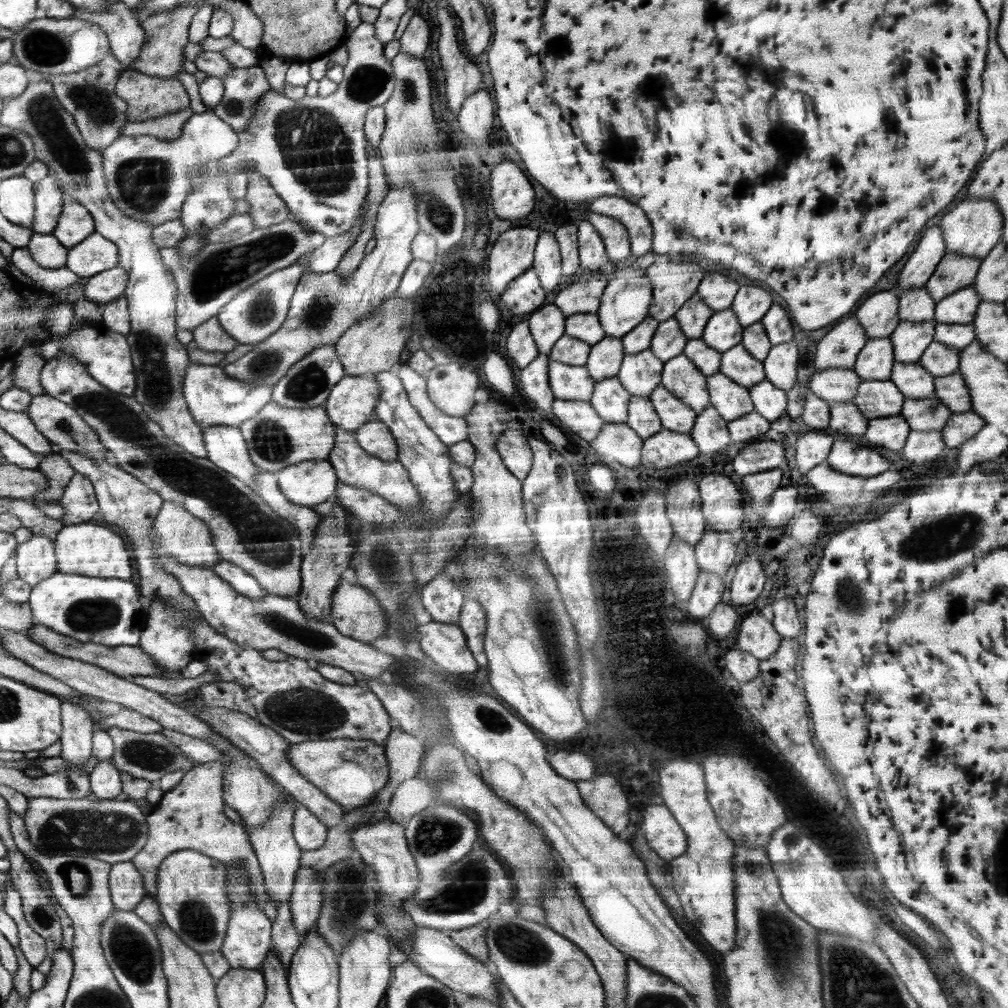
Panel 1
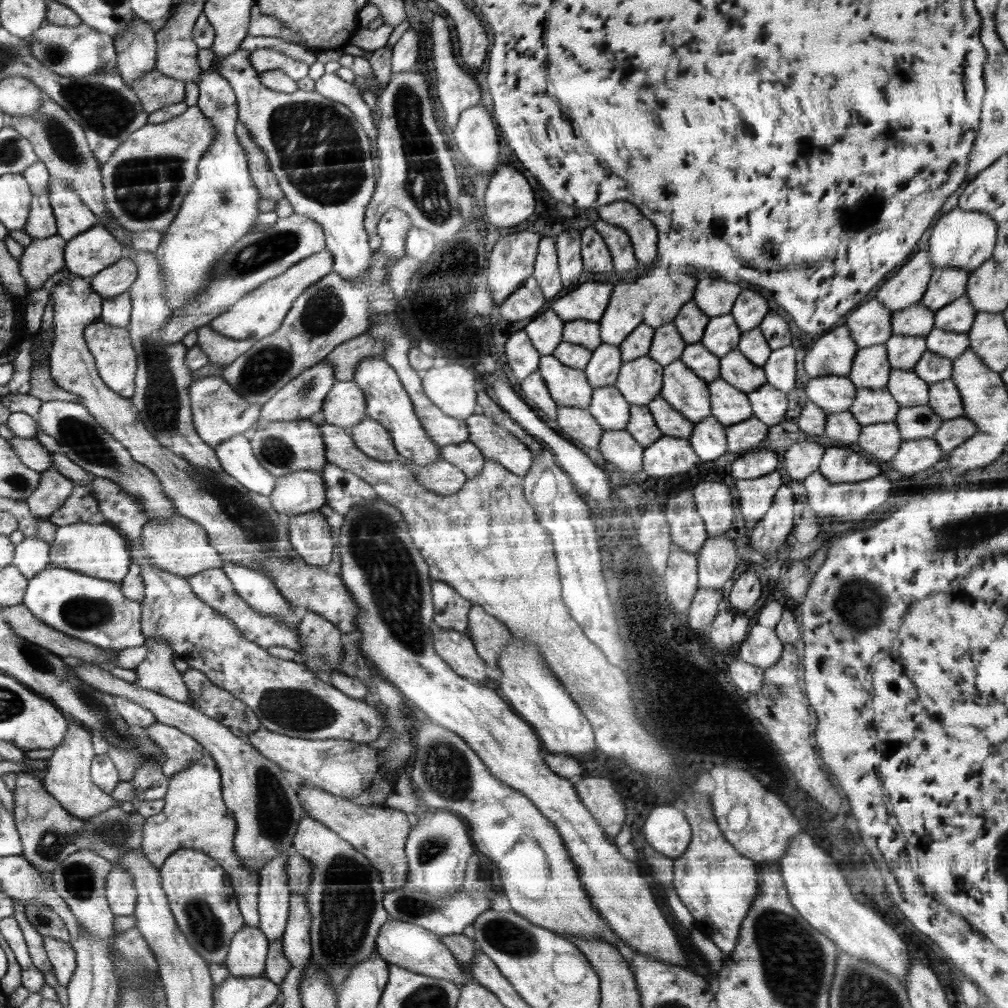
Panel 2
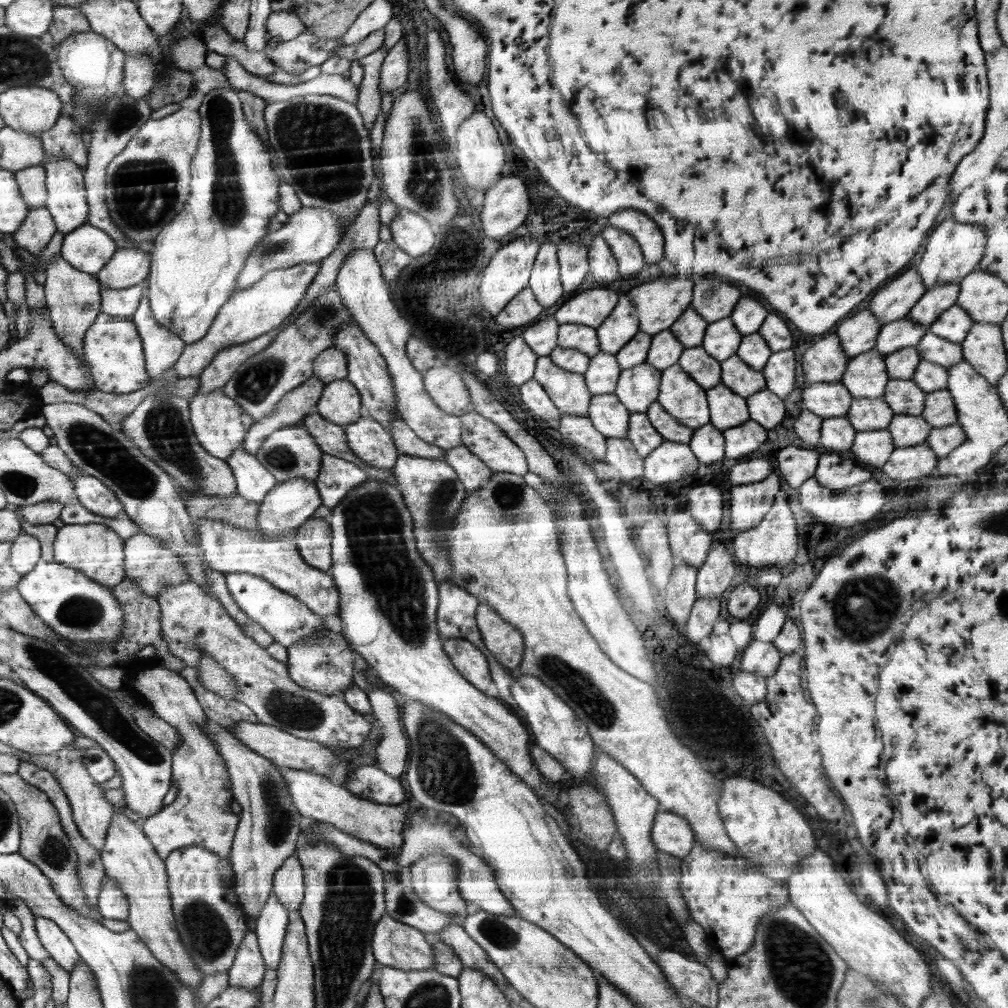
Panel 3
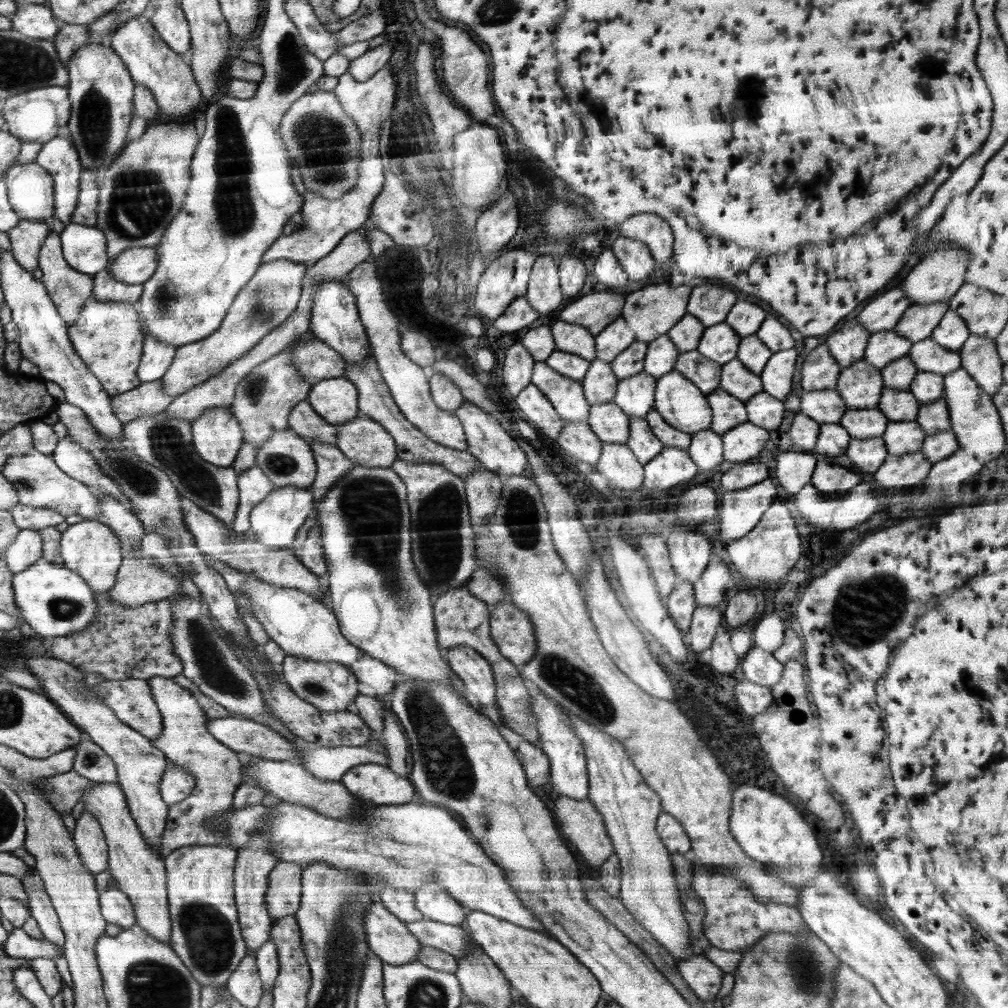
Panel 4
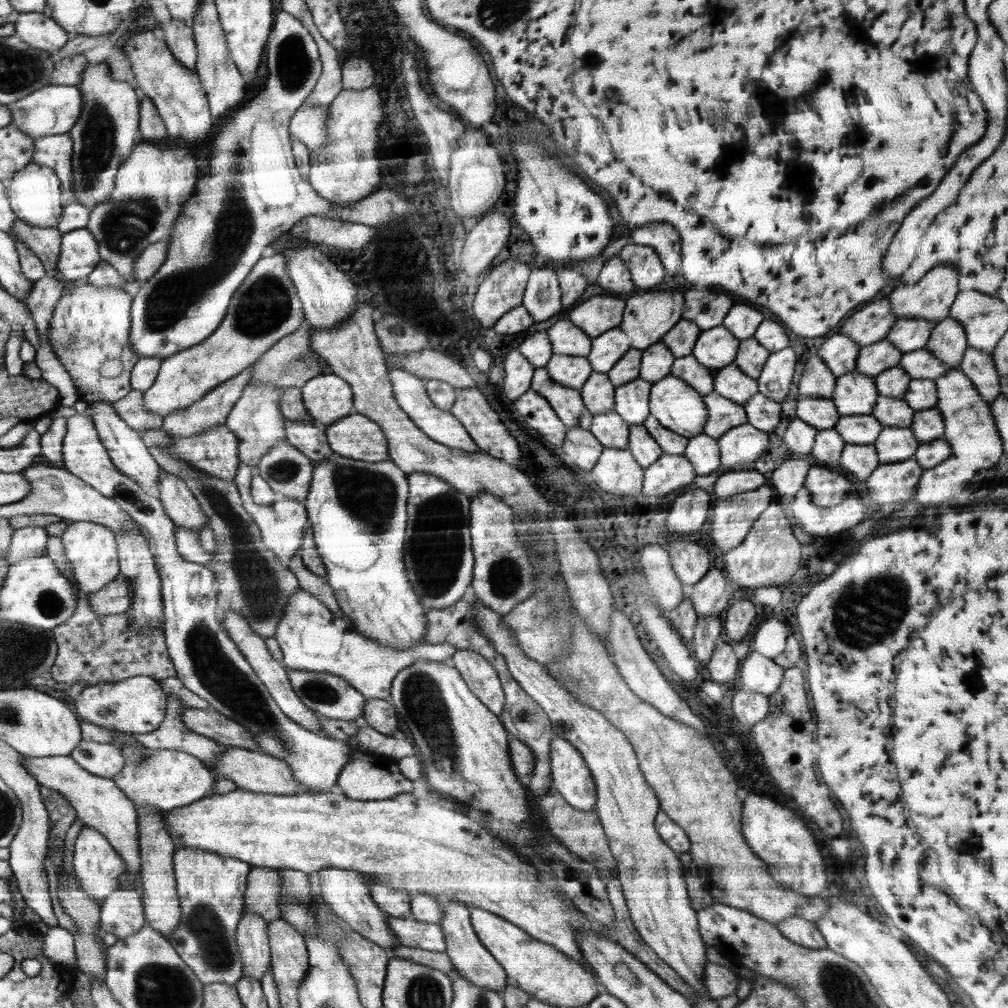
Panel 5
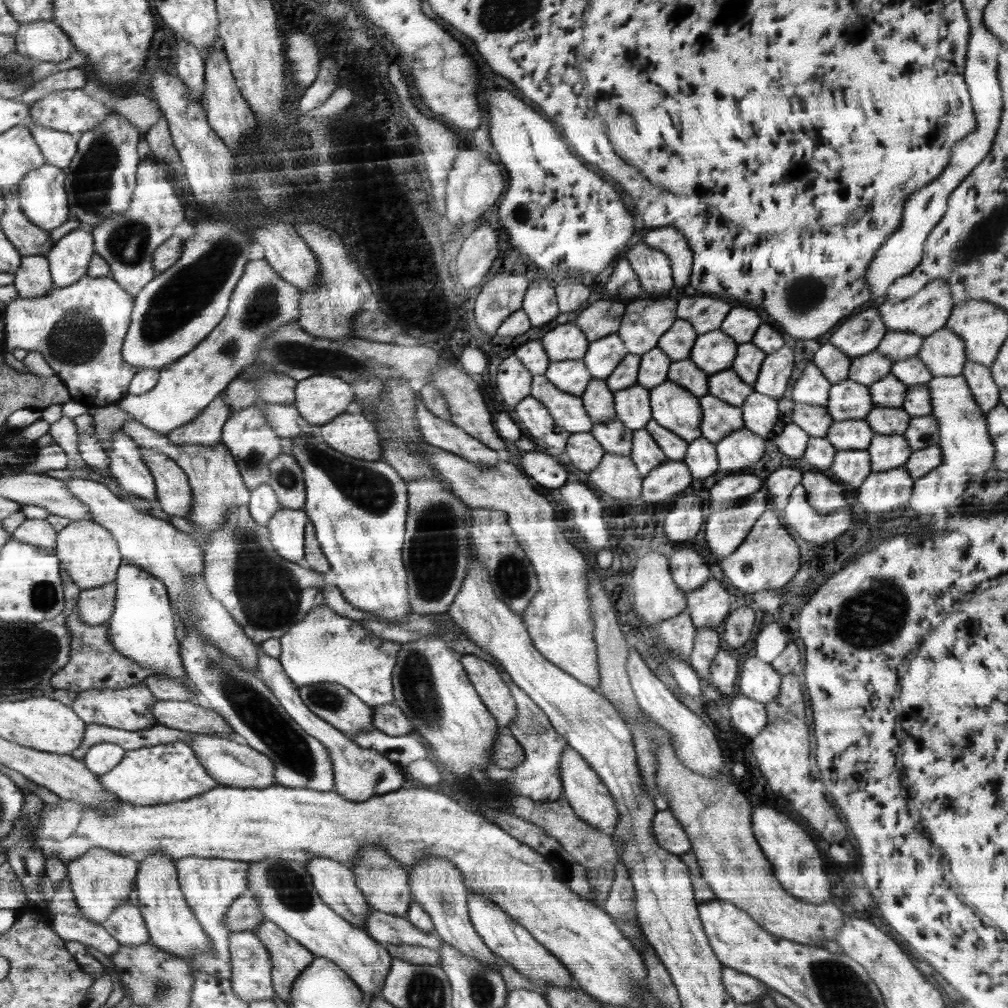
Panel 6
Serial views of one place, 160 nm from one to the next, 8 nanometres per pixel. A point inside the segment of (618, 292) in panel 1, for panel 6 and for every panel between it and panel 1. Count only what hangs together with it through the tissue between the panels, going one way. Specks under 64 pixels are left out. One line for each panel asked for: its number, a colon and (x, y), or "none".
2: (624, 313)
3: (622, 324)
4: (617, 336)
5: (608, 348)
6: (602, 356)

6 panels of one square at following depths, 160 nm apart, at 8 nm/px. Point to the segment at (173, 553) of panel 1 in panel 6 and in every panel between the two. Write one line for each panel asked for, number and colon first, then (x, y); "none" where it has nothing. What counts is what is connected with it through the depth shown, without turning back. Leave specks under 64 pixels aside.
2: (179, 545)
3: (154, 567)
4: (140, 580)
5: (115, 598)
6: (95, 606)

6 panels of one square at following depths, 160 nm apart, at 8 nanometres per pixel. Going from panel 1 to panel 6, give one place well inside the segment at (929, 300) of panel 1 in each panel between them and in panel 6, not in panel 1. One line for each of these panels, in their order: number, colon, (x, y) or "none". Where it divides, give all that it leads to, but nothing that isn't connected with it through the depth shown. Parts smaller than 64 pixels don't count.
2: (915, 321)
3: (904, 332)
4: (883, 347)
5: (873, 359)
6: (867, 369)

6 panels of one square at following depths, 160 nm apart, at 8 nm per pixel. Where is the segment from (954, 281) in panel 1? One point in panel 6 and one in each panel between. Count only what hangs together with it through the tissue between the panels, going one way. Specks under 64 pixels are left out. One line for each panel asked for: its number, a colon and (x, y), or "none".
2: (946, 285)
3: (934, 302)
4: (918, 321)
5: (908, 334)
6: (896, 345)

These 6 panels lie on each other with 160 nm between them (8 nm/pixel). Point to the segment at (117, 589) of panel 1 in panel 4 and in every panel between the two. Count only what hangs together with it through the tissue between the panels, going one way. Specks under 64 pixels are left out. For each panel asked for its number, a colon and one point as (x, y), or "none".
2: (95, 610)
3: (78, 608)
4: (53, 600)

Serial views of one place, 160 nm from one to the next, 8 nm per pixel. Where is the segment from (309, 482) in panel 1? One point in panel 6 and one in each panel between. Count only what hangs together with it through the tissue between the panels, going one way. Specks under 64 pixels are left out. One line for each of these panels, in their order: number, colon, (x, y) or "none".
2: (305, 491)
3: (293, 503)
4: (277, 522)
5: (284, 524)
6: (288, 529)

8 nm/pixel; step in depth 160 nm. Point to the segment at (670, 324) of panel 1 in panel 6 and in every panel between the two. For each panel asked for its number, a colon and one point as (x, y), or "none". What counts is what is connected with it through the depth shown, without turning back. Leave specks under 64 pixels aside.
2: (667, 346)
3: (665, 350)
4: (661, 355)
5: (657, 360)
6: (654, 365)

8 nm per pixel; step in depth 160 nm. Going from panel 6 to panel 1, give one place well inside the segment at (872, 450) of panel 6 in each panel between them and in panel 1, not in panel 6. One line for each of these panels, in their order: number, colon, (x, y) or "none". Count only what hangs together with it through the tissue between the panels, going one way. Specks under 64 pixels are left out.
1: (924, 414)
2: (914, 422)
3: (906, 430)
4: (900, 437)
5: (893, 444)

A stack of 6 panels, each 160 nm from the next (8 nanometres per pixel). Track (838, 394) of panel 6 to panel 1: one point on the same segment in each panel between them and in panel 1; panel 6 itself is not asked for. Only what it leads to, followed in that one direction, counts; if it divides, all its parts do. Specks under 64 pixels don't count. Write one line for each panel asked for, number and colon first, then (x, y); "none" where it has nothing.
1: (875, 361)
2: (871, 368)
3: (865, 376)
4: (860, 385)
5: (855, 394)

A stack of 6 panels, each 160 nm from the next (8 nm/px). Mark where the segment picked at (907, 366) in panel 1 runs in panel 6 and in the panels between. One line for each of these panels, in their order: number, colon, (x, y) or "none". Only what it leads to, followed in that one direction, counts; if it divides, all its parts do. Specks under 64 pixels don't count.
2: (908, 389)
3: (903, 396)
4: (897, 405)
5: (892, 412)
6: (883, 420)

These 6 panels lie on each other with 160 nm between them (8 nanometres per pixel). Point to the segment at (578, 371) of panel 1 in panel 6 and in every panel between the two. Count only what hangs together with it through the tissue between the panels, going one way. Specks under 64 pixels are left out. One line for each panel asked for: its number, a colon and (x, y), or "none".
2: (569, 387)
3: (569, 392)
4: (567, 397)
5: (567, 403)
6: (567, 410)

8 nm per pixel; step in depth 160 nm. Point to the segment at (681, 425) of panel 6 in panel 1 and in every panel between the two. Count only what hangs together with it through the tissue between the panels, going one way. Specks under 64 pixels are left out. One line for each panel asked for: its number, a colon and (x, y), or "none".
1: (679, 375)
2: (688, 394)
3: (682, 397)
4: (681, 403)
5: (676, 405)

